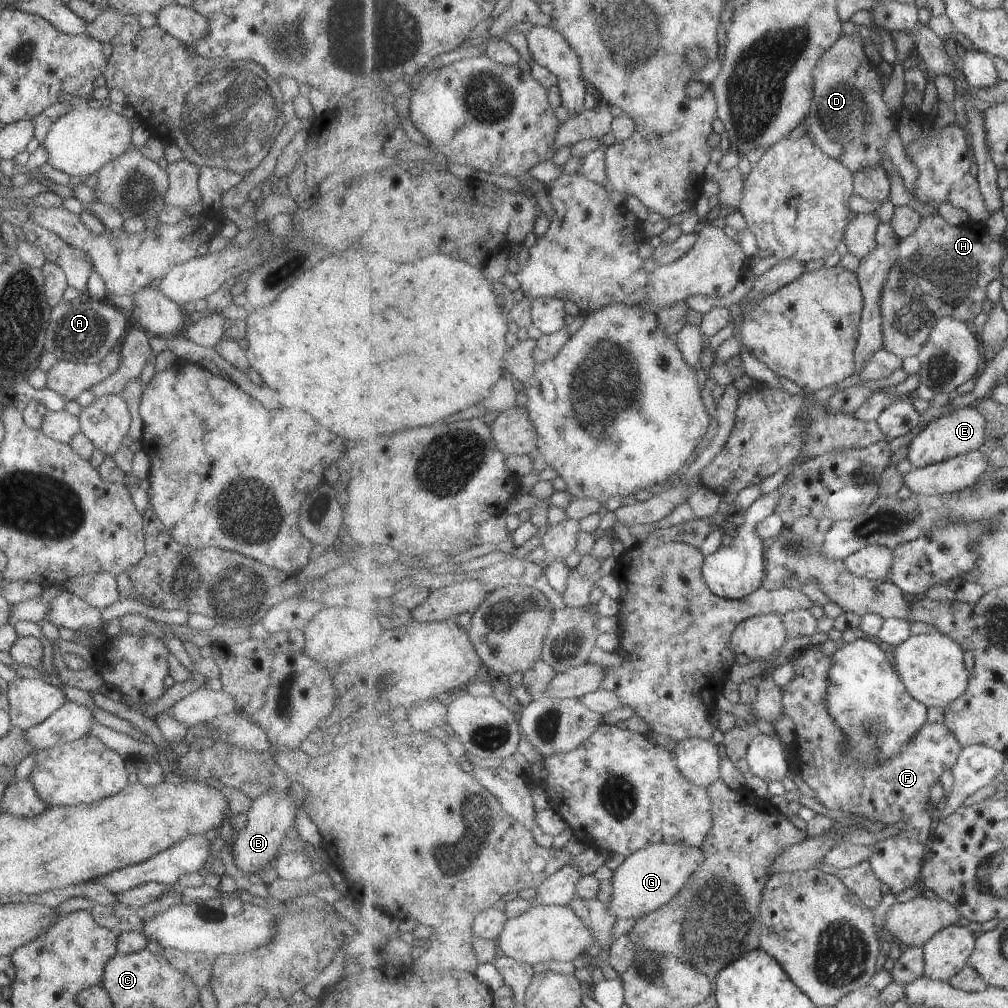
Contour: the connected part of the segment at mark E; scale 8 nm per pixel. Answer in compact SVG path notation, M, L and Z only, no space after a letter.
M974 405L957 408L926 426L909 444L908 460L920 469L983 449L986 439L986 418Z

